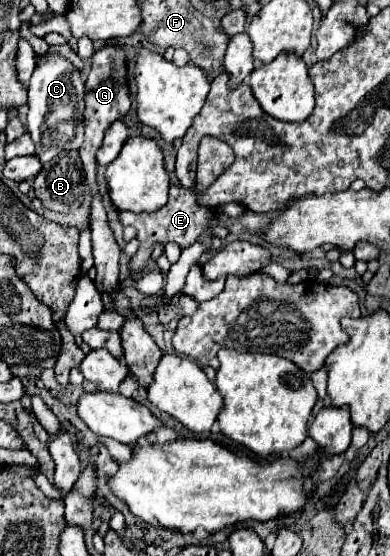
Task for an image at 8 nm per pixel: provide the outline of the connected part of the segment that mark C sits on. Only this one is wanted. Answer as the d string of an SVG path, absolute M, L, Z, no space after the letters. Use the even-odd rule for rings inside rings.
M42 55L36 71L30 79L28 89L28 133L36 145L36 157L40 163L48 163L62 151L78 149L84 139L84 77L78 73L70 61L58 55Z

